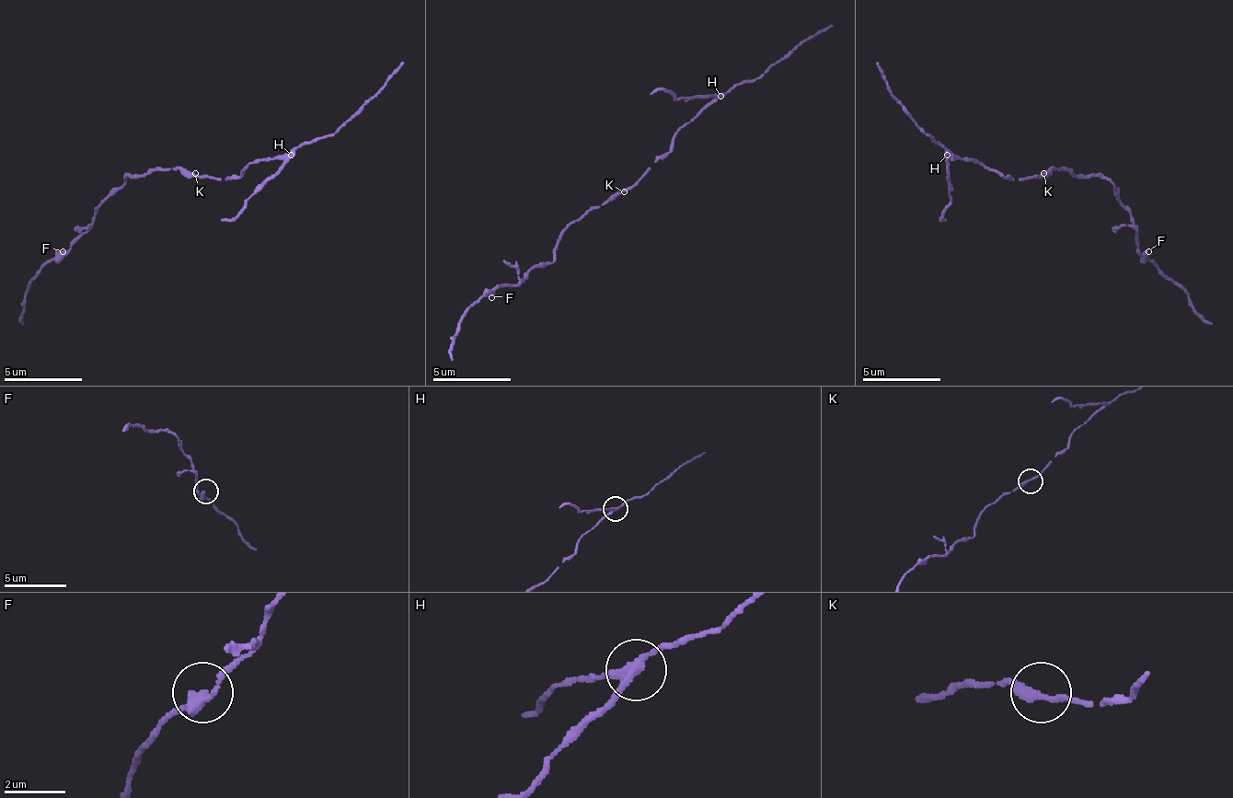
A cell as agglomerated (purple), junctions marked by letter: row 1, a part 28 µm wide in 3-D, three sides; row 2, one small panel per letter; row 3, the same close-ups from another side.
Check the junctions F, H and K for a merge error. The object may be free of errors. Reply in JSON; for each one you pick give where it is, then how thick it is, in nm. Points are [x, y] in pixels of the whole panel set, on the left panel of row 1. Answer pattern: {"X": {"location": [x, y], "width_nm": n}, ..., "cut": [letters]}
{"H": {"location": [291, 155], "width_nm": 240}, "cut": ["H"]}

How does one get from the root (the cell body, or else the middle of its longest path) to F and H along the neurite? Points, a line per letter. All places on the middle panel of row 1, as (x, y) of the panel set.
F: (616, 191), (596, 207), (589, 207), (561, 235), (550, 262), (535, 266), (515, 285), (500, 285), (491, 297)
H: (616, 191), (628, 191), (655, 161), (659, 161), (671, 149), (674, 133), (697, 118), (721, 95)

